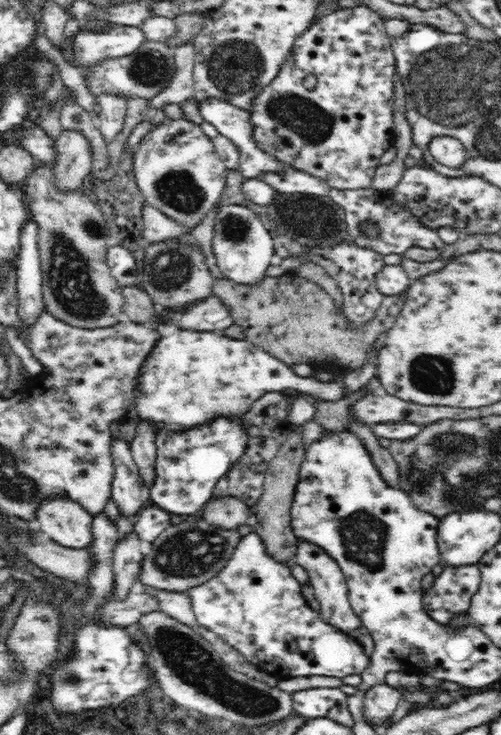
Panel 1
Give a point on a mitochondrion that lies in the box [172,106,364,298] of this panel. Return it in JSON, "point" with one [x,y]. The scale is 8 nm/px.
{"point":[236,229]}

